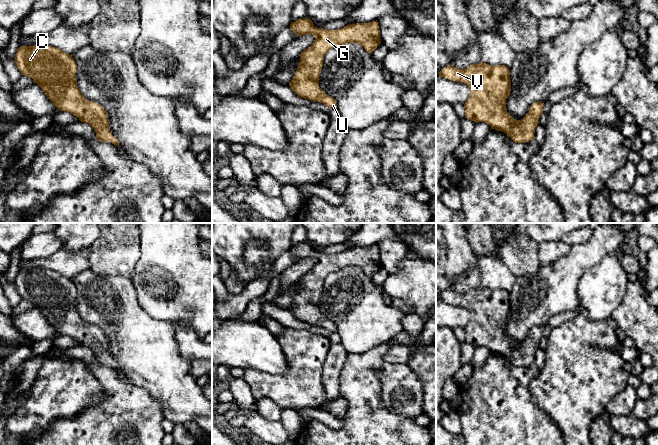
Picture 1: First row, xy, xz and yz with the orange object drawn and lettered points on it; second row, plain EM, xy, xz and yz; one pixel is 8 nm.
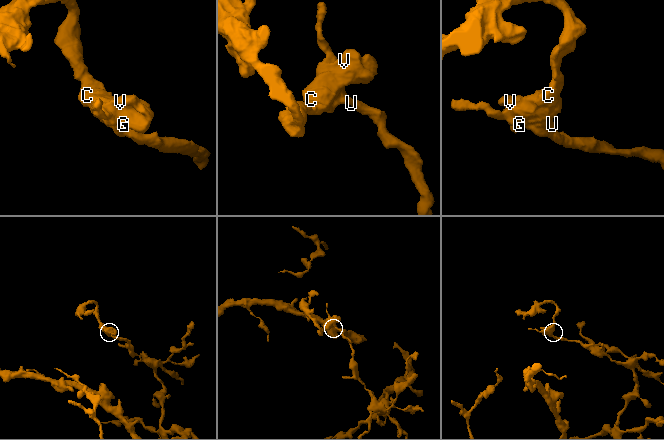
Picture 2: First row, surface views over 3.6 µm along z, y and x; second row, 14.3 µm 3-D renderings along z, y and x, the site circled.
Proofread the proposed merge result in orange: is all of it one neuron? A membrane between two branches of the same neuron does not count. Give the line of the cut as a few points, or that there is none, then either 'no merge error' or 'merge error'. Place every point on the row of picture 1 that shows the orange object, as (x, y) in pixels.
no cut; no merge error

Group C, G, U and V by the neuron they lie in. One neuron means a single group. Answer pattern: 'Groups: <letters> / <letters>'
Groups: C G U V

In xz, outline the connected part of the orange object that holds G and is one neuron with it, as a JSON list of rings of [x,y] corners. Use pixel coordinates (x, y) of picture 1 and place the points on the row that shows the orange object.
[[[303,18],[291,22],[289,27],[297,37],[305,34],[312,34],[315,37],[313,44],[299,55],[301,59],[298,63],[296,73],[289,83],[290,88],[301,98],[317,101],[331,109],[337,109],[337,101],[319,87],[319,75],[323,67],[324,56],[328,50],[348,43],[360,44],[367,52],[372,53],[381,44],[380,29],[377,20],[369,23],[349,24],[336,30],[326,30],[315,27],[311,20]]]

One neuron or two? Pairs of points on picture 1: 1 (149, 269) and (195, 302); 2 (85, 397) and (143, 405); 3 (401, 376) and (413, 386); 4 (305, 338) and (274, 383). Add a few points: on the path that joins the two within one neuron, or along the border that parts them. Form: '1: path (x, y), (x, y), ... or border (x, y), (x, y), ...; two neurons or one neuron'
1: path (160, 277), (167, 277), (184, 291); one neuron
2: border (95, 377), (102, 387), (103, 398), (81, 410); two neurons
3: path (404, 379), (410, 385); one neuron
4: path (305, 352), (305, 362), (288, 379); one neuron

